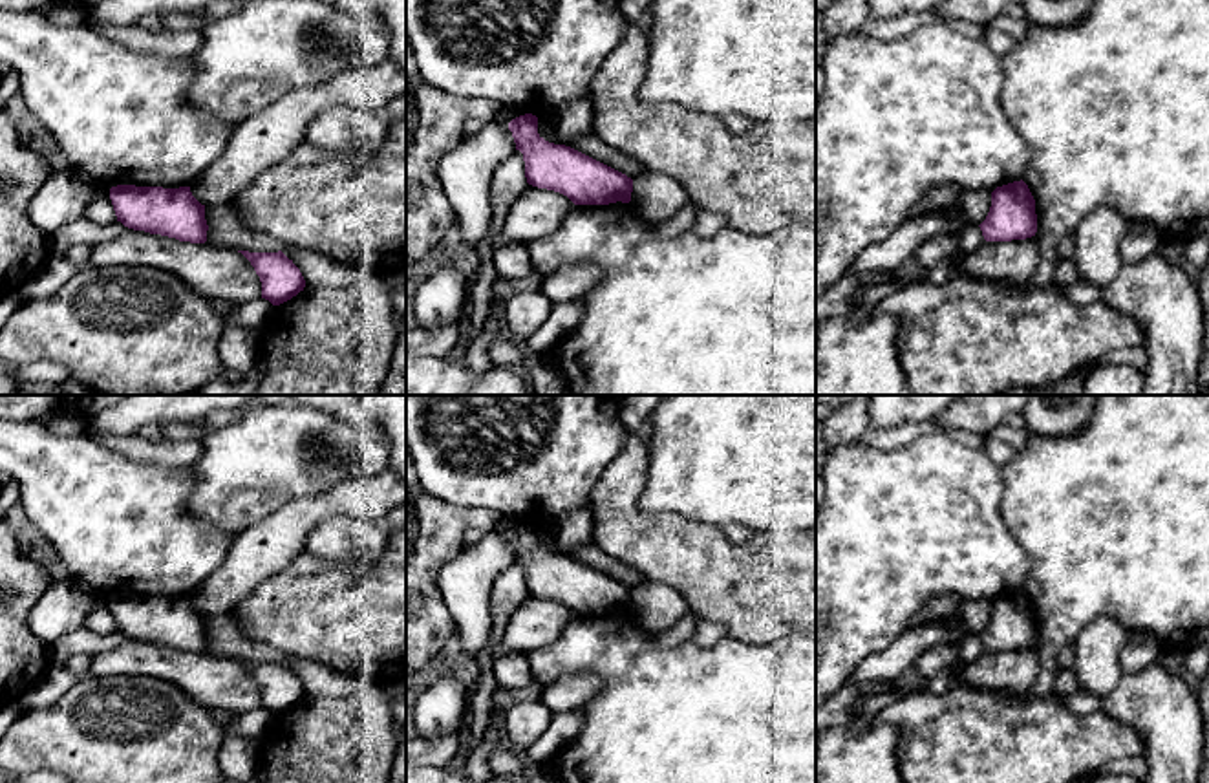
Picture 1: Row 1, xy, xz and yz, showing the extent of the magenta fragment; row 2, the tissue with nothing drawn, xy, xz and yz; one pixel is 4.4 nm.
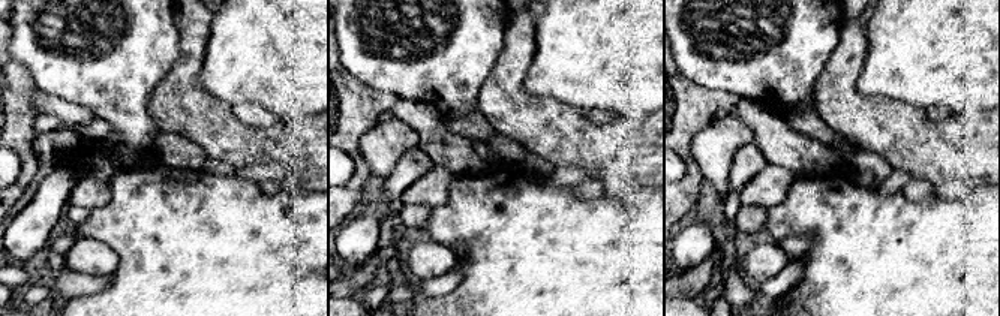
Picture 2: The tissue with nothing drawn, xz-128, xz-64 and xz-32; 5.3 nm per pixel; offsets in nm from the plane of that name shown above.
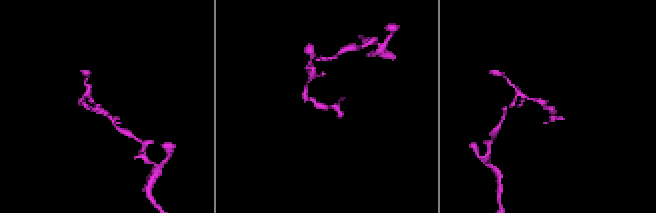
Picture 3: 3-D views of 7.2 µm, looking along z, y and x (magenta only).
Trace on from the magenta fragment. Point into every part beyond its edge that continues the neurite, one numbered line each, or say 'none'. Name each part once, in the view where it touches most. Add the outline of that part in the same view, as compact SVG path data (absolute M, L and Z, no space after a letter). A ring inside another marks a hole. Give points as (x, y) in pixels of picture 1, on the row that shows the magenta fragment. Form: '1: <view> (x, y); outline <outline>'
none

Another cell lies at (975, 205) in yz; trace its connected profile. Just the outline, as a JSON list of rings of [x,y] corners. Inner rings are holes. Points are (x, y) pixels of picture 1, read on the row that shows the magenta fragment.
[[[962,190],[958,194],[958,205],[962,214],[969,220],[969,223],[980,225],[991,207],[991,190]]]

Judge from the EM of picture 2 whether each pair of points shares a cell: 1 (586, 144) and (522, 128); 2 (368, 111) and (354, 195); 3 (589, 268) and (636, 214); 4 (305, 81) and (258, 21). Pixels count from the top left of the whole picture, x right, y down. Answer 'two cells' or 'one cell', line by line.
1: one cell
2: one cell
3: one cell
4: one cell

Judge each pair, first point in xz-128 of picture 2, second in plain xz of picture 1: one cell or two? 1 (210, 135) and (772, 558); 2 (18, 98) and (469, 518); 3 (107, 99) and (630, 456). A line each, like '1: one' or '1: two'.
1: one
2: one
3: two

